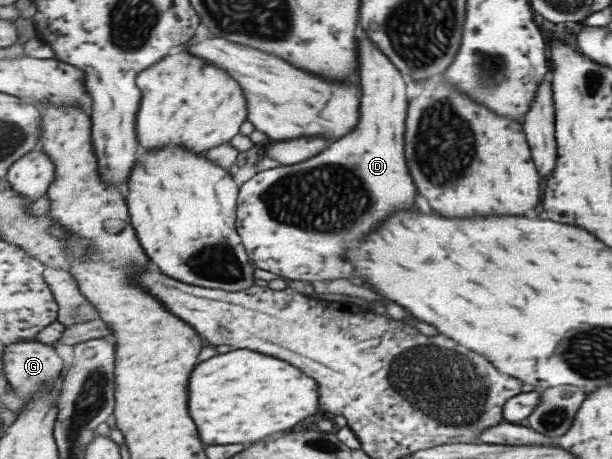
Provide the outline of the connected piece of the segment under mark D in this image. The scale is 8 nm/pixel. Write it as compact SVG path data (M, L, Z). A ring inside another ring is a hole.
M371 41L361 43L359 57L363 79L363 121L359 121L359 129L339 139L327 151L309 161L256 173L240 186L238 233L242 237L243 245L246 245L251 261L259 269L295 281L357 281L351 265L345 261L347 243L363 241L391 213L415 207L417 185L409 173L405 157L406 122L410 106L407 97L409 79L403 79L401 71Z

